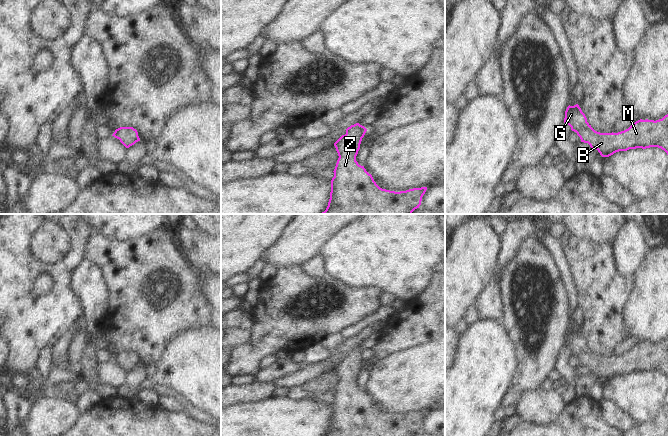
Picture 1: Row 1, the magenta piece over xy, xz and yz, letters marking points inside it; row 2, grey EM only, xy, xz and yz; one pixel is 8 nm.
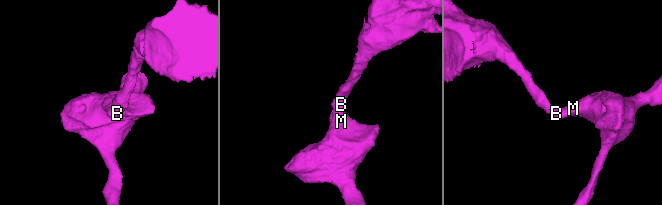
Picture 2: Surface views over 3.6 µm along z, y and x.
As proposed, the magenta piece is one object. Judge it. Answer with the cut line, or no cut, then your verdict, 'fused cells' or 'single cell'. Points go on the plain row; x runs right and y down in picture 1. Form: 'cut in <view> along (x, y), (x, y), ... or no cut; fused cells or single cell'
no cut; single cell

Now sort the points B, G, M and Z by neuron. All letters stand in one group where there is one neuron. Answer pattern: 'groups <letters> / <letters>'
groups B G M Z

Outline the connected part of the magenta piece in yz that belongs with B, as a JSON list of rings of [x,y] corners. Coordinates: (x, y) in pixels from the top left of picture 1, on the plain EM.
[[[576,328],[567,331],[564,347],[577,357],[581,366],[588,367],[602,381],[609,381],[619,375],[650,371],[661,372],[668,379],[668,338],[656,345],[640,343],[618,357],[600,357],[591,351],[585,338]]]

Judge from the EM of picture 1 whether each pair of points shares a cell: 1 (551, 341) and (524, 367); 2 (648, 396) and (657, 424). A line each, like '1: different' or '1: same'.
1: same
2: different

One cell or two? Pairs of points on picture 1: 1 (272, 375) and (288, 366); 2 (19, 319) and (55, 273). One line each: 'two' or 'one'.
1: one
2: one

